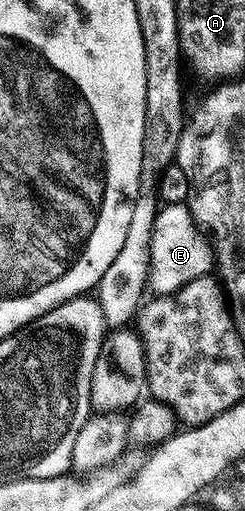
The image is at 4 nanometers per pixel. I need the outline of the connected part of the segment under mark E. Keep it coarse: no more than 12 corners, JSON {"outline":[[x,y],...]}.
{"outline":[[185,201],[151,234],[147,289],[166,296],[211,273],[216,250]]}

